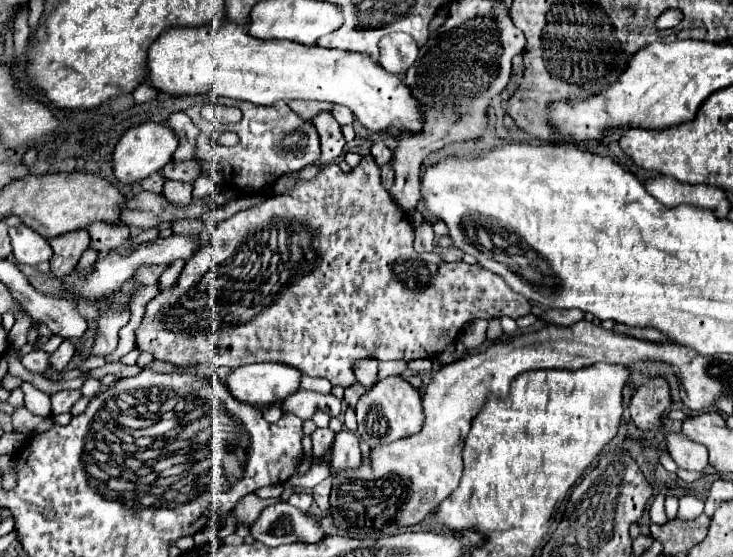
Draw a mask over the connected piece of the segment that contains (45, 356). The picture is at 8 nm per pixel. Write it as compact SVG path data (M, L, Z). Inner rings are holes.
M34 350L22 358L22 364L34 374L42 374L50 366L50 354L44 350Z

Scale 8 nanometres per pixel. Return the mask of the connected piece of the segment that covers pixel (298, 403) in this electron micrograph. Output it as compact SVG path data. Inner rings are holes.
M298 390L292 396L288 396L280 408L284 412L296 414L302 420L312 418L312 414L316 410L328 412L330 416L338 416L340 414L340 400L332 394L318 394L318 392L310 392L310 390Z

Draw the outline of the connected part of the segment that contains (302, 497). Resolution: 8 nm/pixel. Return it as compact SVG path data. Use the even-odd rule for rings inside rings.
M296 492L296 494L292 494L290 498L288 498L288 504L292 504L292 506L296 506L298 510L302 510L302 512L308 512L308 508L312 506L312 494L308 494L308 492Z

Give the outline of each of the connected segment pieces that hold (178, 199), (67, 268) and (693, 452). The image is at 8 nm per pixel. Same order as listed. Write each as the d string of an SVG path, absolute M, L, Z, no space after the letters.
M166 180L164 182L164 192L162 192L170 202L178 206L188 206L192 202L192 184L190 182L174 182Z
M74 230L60 234L58 238L50 238L50 246L54 250L54 256L50 260L50 272L56 278L64 278L76 268L80 256L90 246L90 236L86 230Z
M680 428L664 432L666 450L672 456L672 460L686 470L704 470L708 466L708 454L706 448L694 440L690 440Z

